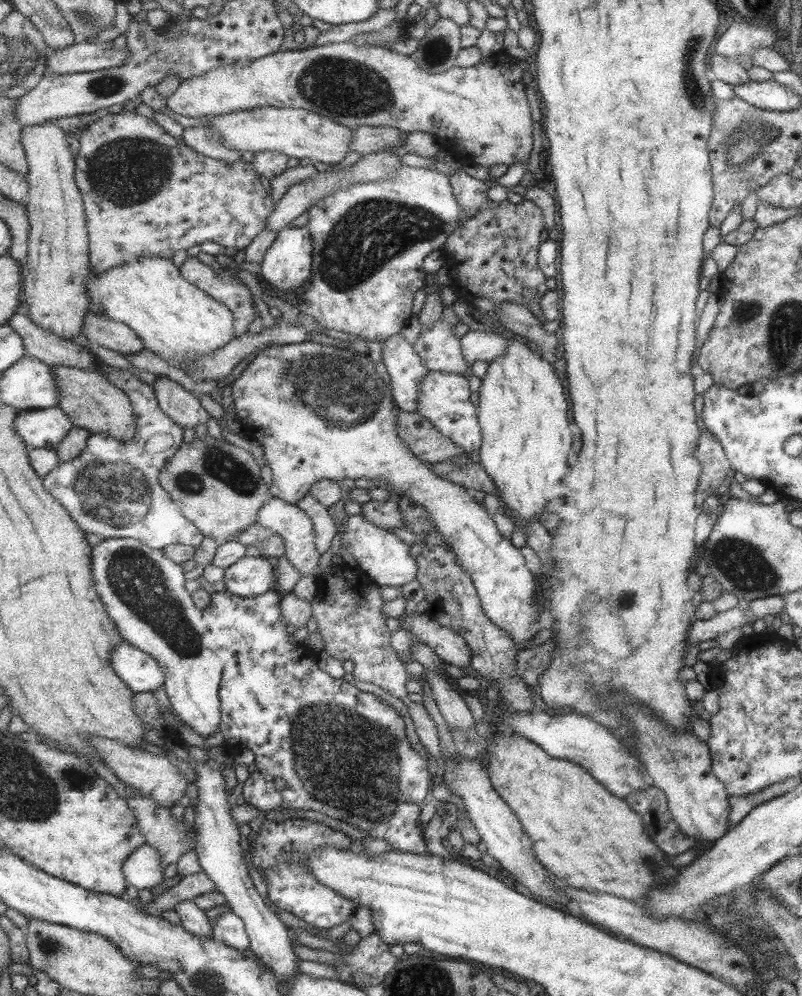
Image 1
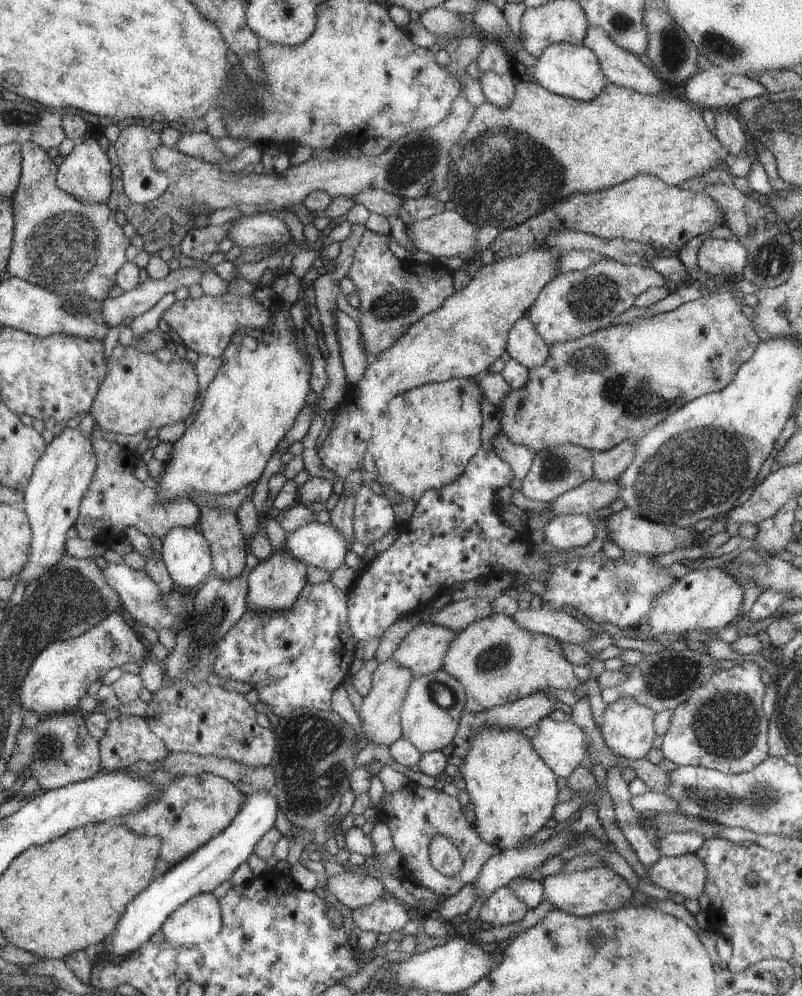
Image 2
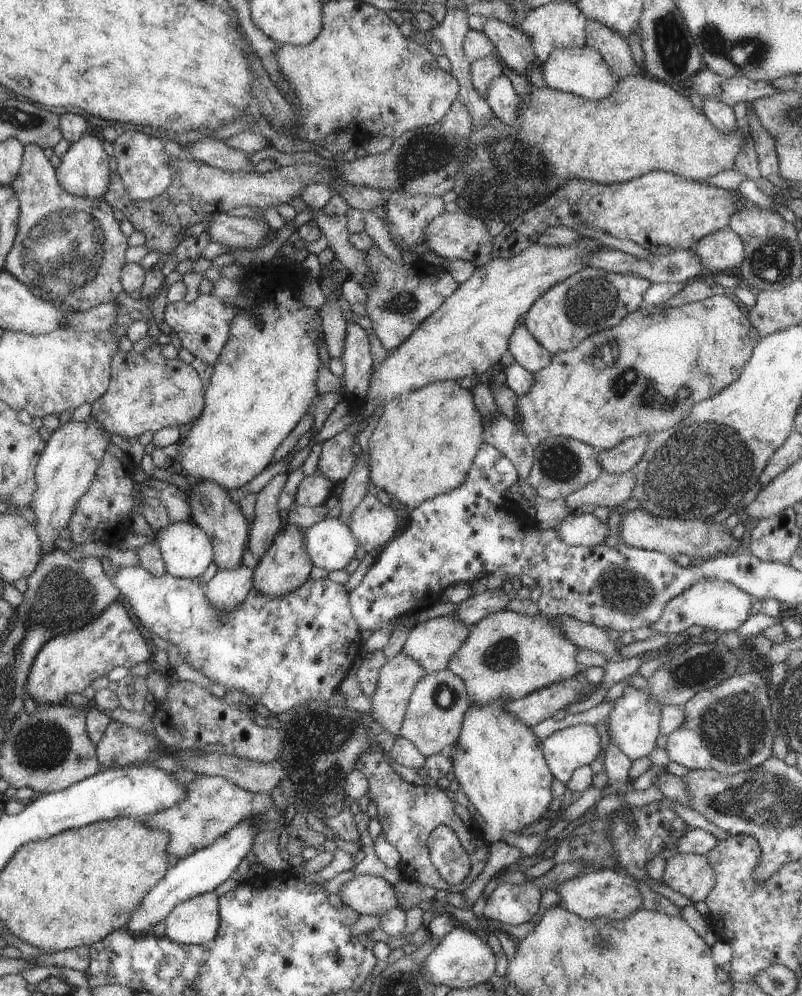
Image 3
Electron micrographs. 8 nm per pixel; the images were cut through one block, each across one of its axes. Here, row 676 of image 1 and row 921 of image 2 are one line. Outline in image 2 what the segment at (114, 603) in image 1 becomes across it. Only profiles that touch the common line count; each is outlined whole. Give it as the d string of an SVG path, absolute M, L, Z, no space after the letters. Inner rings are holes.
M205 892L175 908L160 930L167 944L189 947L214 939L221 928L221 906Z

